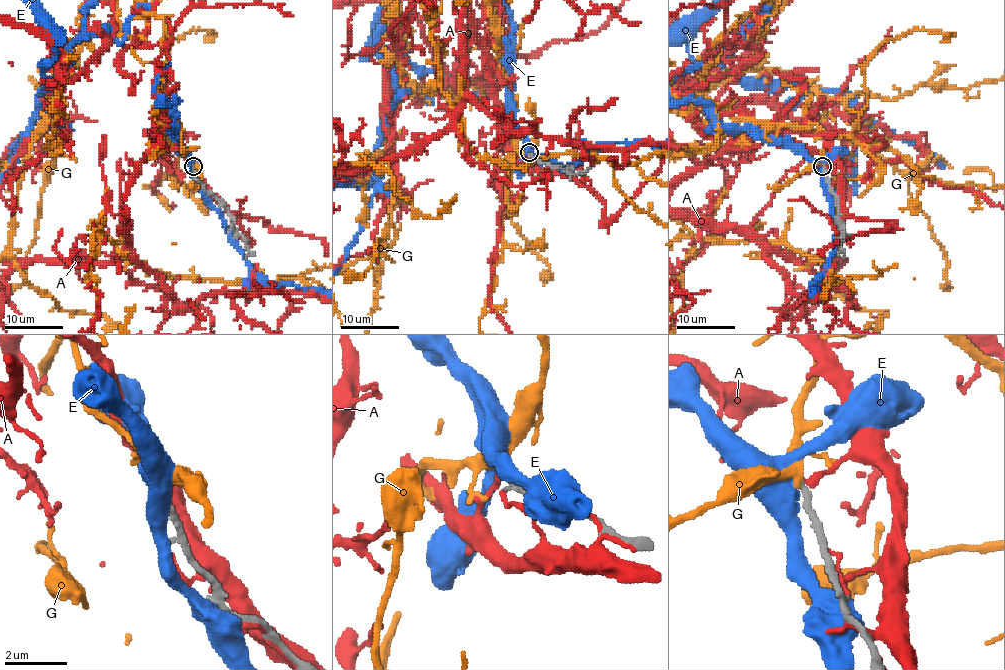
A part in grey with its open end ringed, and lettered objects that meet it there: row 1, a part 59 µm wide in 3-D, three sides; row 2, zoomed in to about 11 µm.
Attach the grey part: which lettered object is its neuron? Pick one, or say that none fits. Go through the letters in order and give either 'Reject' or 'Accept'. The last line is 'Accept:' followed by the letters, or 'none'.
A: Reject
E: Reject
G: Accept
Accept: G

